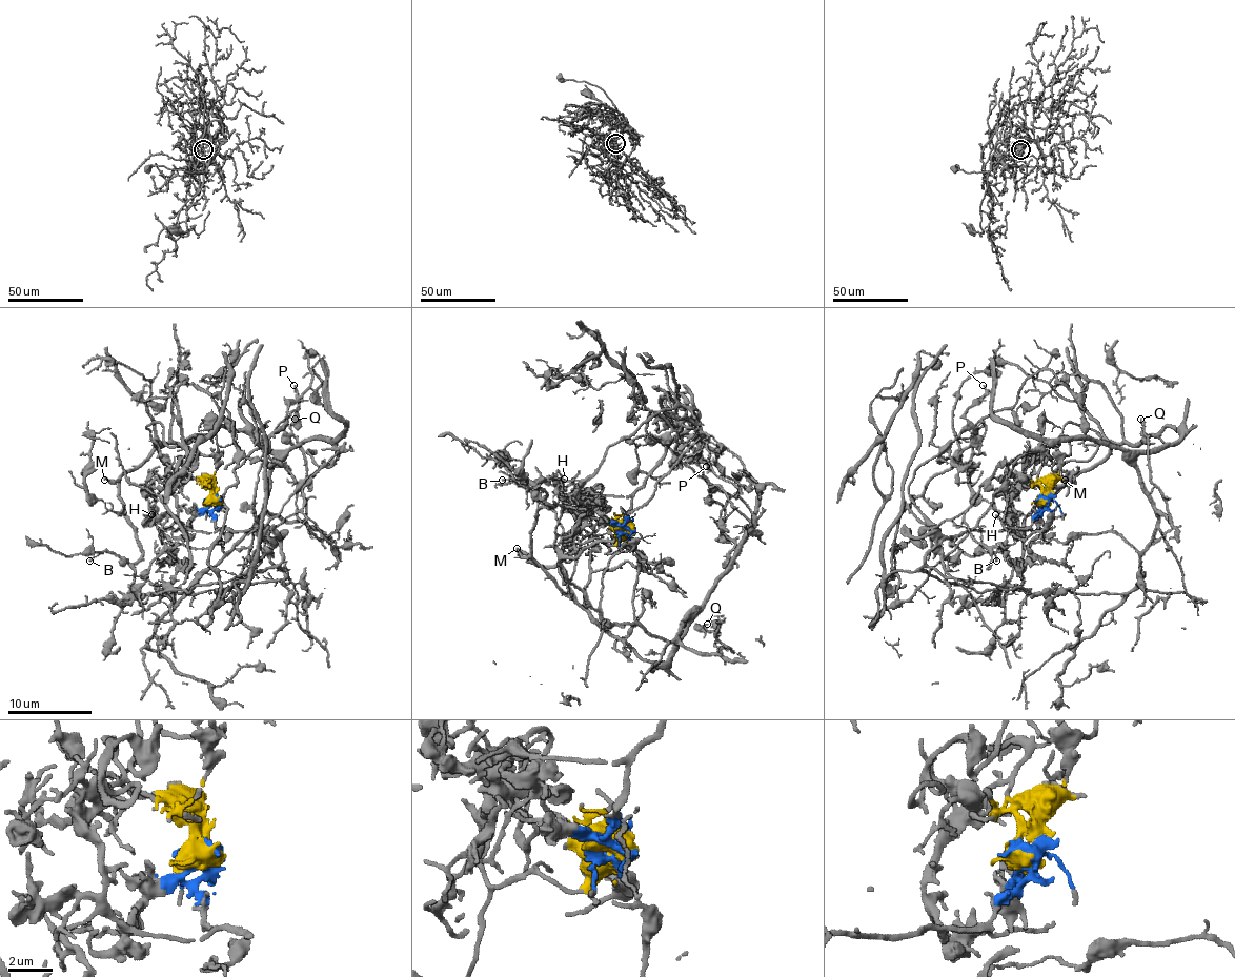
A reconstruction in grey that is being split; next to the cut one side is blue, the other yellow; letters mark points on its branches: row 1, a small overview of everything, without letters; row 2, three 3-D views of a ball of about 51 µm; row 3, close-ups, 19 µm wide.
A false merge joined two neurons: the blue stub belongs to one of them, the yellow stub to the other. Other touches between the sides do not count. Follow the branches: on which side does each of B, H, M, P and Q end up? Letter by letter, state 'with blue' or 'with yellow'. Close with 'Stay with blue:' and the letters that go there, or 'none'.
B: with yellow
H: with blue
M: with yellow
P: with blue
Q: with yellow
Stay with blue: H, P

